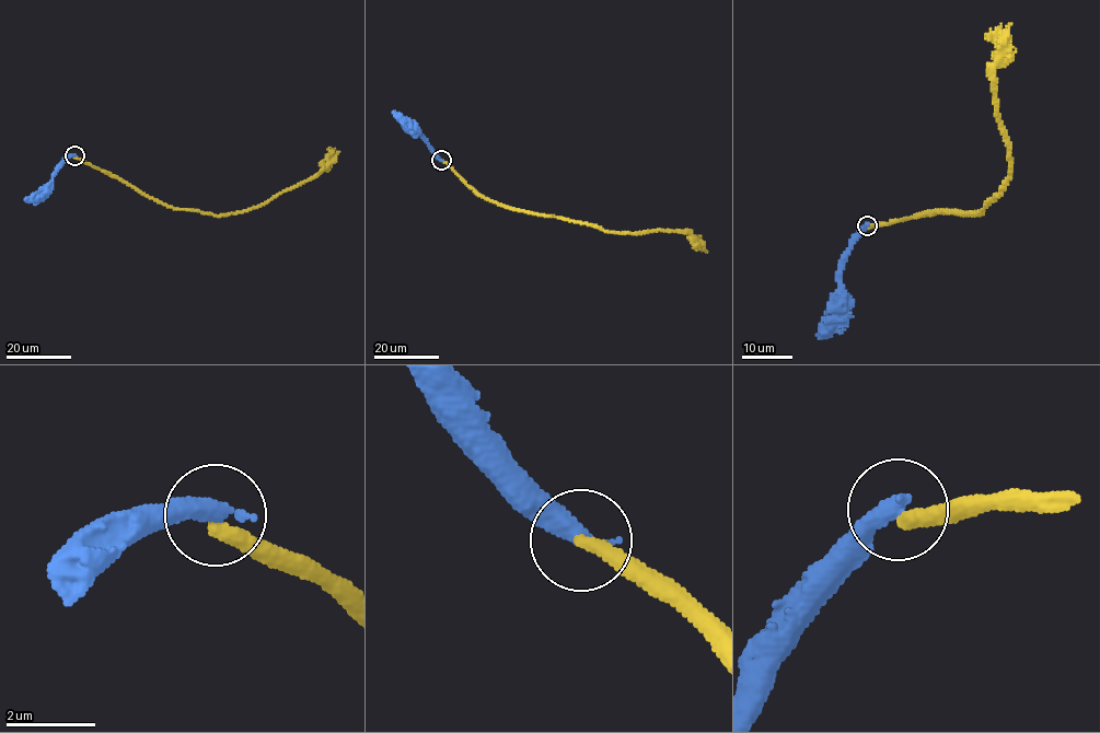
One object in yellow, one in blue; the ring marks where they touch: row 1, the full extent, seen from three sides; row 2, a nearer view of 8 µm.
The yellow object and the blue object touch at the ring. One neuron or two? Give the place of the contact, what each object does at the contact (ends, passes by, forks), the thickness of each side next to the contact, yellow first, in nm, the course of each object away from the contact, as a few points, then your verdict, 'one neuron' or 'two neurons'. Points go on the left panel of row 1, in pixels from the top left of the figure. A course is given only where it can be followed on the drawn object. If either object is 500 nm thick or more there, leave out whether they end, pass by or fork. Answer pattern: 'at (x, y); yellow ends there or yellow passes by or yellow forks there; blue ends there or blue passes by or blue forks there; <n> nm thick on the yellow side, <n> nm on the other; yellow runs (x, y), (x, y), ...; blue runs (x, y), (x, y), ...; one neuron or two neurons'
at (74, 155); yellow ends there; blue ends there; 320 nm thick on the yellow side, 480 nm on the other; yellow runs (74, 156), (173, 208), (224, 214), (263, 206), (311, 179), (324, 169), (330, 147); blue runs (74, 155), (67, 159), (45, 188), (24, 200); two neurons

